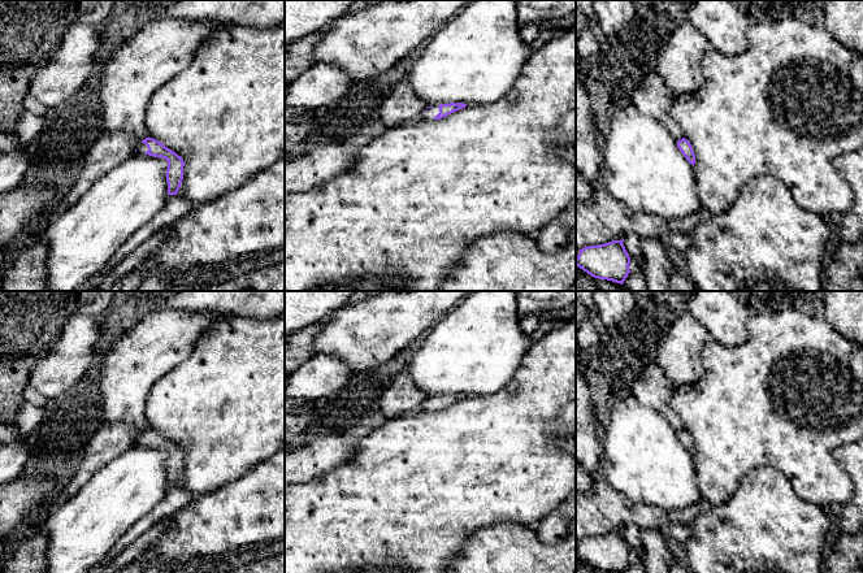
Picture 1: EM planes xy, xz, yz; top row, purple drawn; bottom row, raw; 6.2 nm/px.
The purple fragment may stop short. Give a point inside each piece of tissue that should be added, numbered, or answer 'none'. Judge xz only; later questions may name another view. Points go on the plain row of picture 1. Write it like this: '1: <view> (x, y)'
1: xz (429, 404)

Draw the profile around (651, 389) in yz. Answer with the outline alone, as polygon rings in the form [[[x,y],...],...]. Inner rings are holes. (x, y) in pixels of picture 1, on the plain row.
[[[650,363],[643,368],[633,385],[632,395],[642,405],[664,416],[677,433],[684,429],[680,417],[671,408],[671,385],[656,363]]]

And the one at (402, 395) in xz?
[[[403,370],[382,395],[376,421],[395,418],[408,411],[415,411],[426,399],[428,395],[413,383],[408,370]]]

